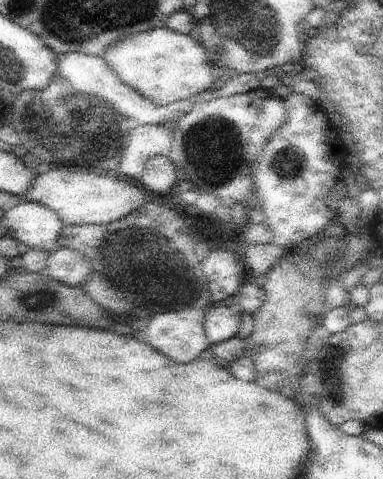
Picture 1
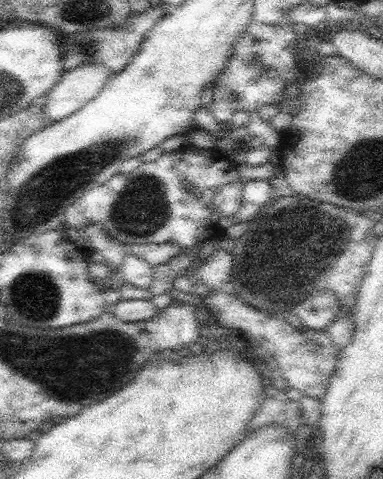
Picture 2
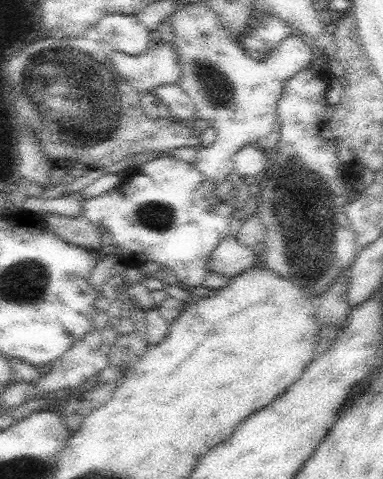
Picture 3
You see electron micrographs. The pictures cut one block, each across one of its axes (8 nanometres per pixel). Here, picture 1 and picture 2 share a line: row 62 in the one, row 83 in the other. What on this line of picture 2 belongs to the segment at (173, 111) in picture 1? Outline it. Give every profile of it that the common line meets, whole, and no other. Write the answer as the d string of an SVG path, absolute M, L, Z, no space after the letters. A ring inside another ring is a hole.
M81 64L63 74L63 78L45 94L43 112L55 124L57 120L75 114L91 102L101 88L111 80L113 72L101 64Z

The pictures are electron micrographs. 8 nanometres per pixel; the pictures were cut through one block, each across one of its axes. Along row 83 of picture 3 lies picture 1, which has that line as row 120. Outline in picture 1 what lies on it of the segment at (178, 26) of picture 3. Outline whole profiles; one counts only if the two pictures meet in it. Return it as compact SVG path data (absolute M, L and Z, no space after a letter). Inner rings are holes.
M251 90L247 94L229 96L229 98L211 98L209 102L195 104L191 112L187 112L175 126L171 148L167 152L167 158L175 166L175 170L185 172L185 180L191 184L197 184L199 192L211 192L213 196L225 202L241 202L247 208L253 204L253 182L251 182L251 170L253 160L263 152L265 144L269 142L269 136L279 130L287 122L287 112L283 98L279 98L273 92L267 90Z

